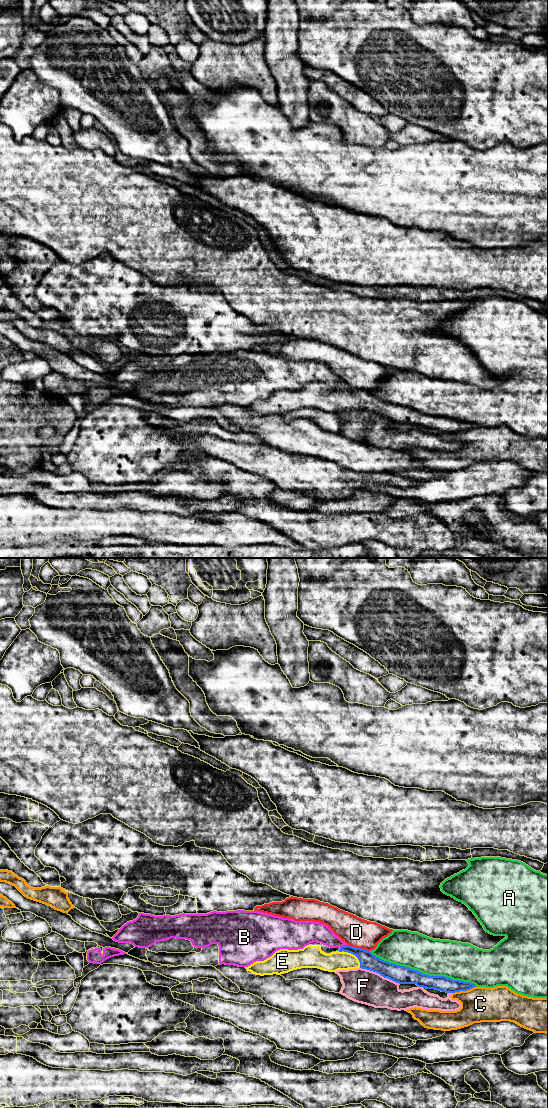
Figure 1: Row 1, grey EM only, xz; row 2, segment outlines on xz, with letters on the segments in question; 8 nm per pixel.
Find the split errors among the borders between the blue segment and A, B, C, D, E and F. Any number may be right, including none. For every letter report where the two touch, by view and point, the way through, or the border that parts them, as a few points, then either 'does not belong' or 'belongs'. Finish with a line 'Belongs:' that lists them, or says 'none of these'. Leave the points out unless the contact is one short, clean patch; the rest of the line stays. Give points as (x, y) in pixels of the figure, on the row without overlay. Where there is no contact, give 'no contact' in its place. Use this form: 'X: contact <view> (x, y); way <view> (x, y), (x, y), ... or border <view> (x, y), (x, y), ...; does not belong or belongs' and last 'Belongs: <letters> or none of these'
A: contact xz (422, 413); does not belong
B: contact xz (343, 386); does not belong
C: contact xz (464, 430); does not belong
D: contact xz (358, 388); does not belong
E: contact xz (355, 395); way xz (368, 401), (355, 395), (347, 400), (335, 401); belongs
F: contact xz (379, 413); does not belong
Belongs: E

